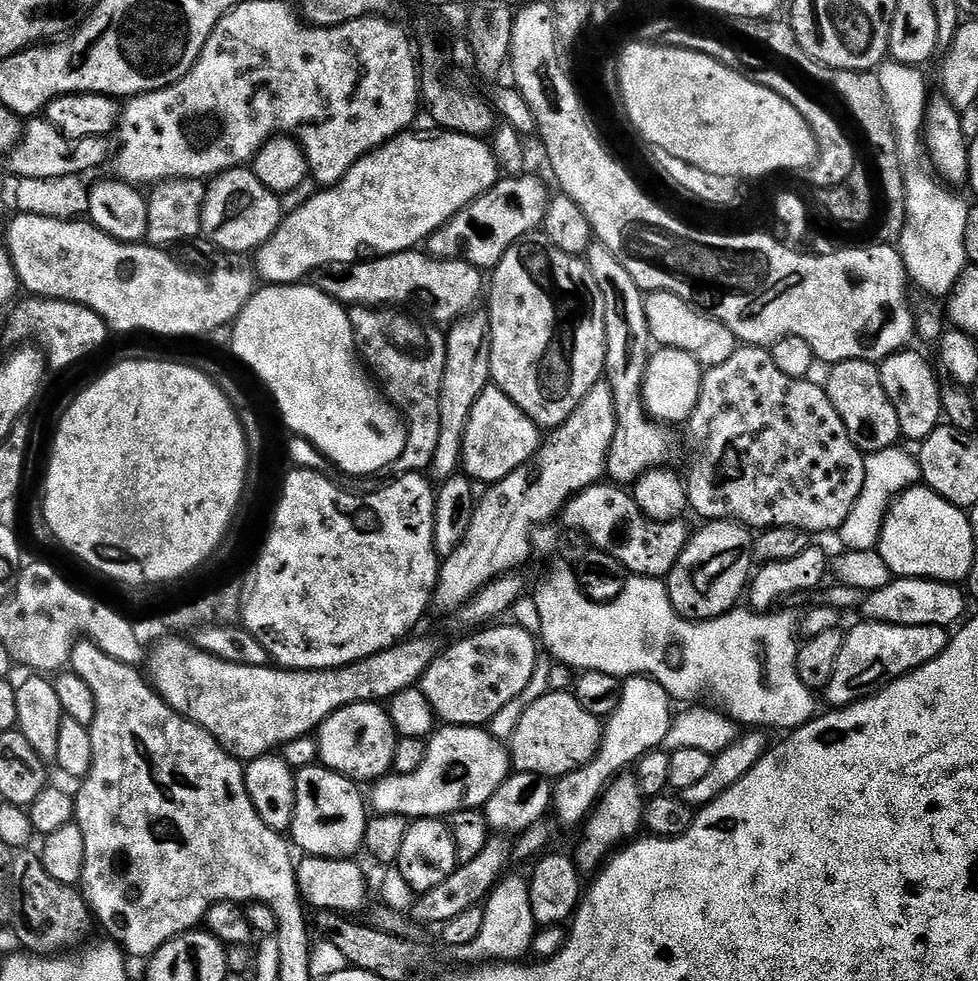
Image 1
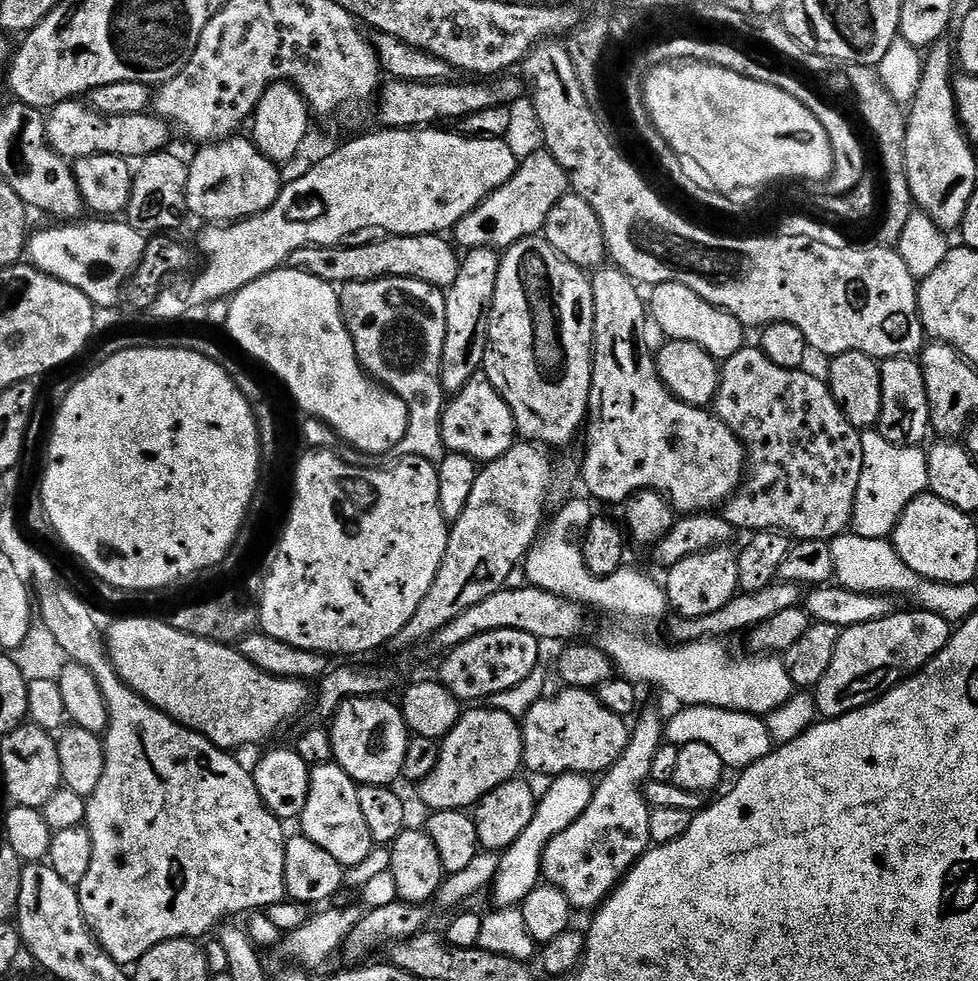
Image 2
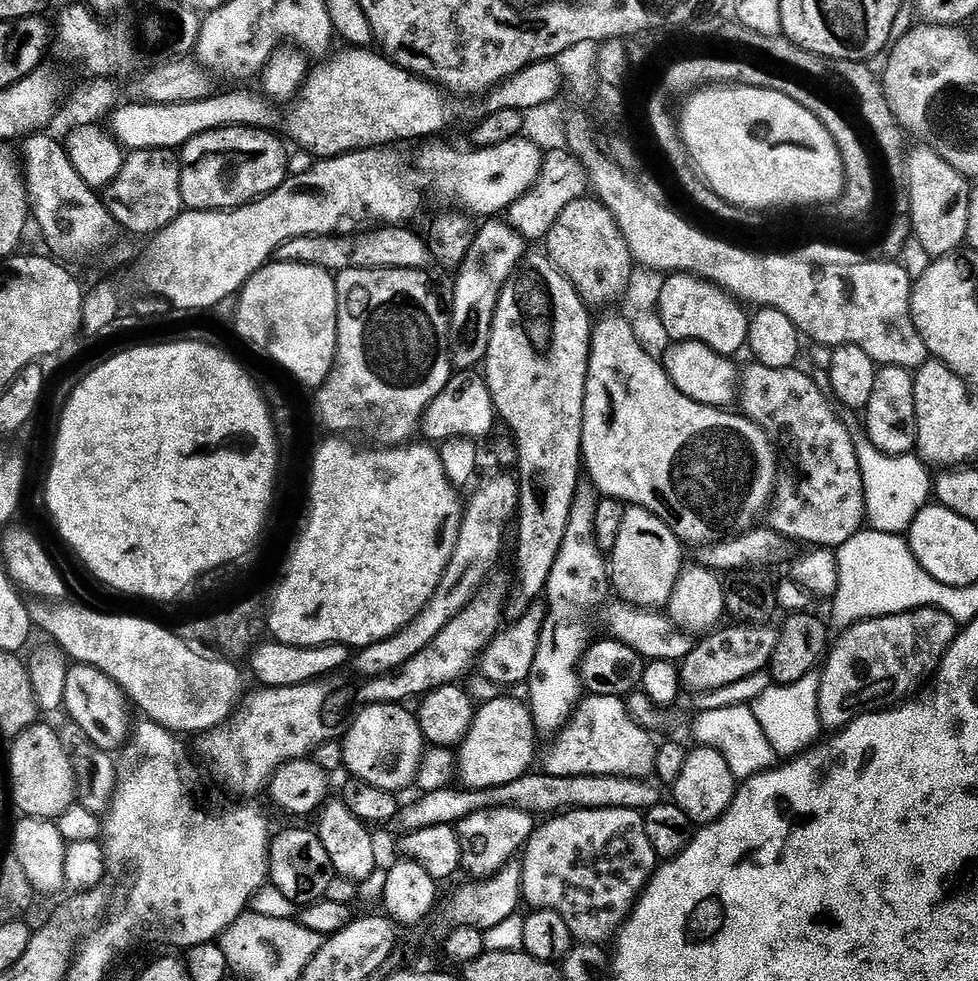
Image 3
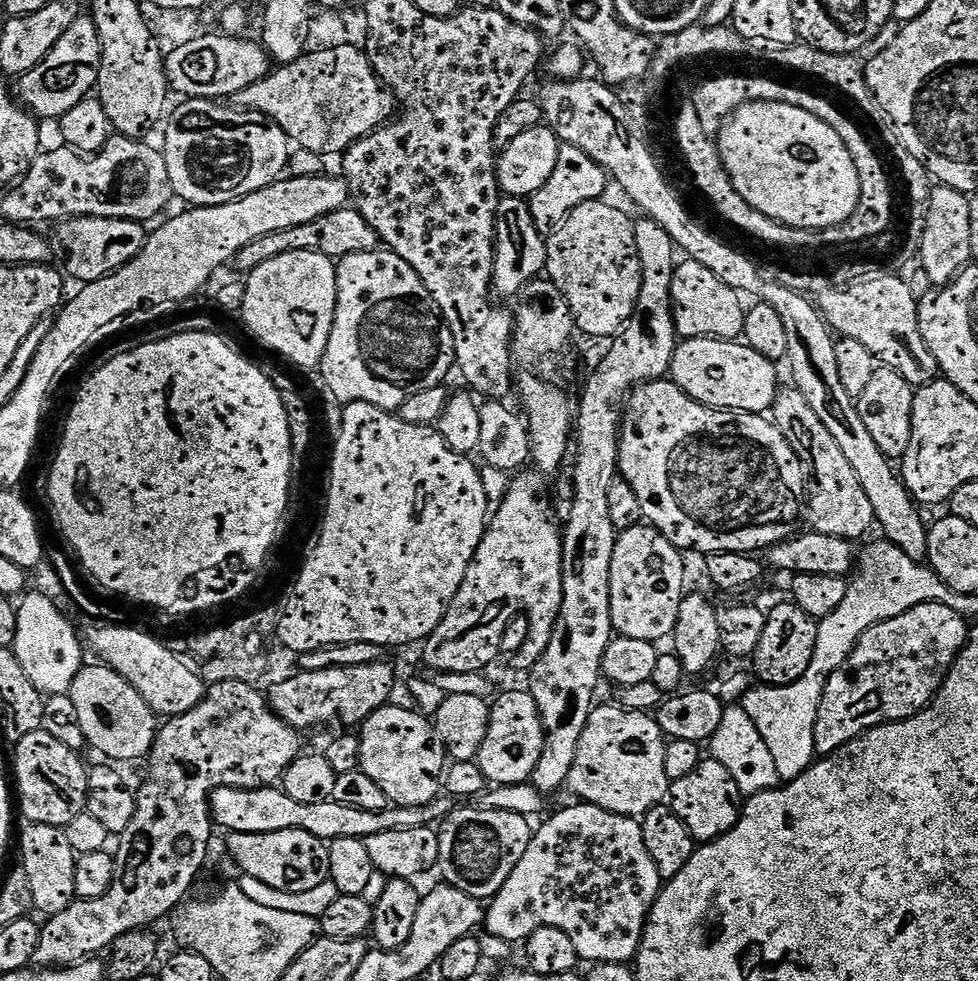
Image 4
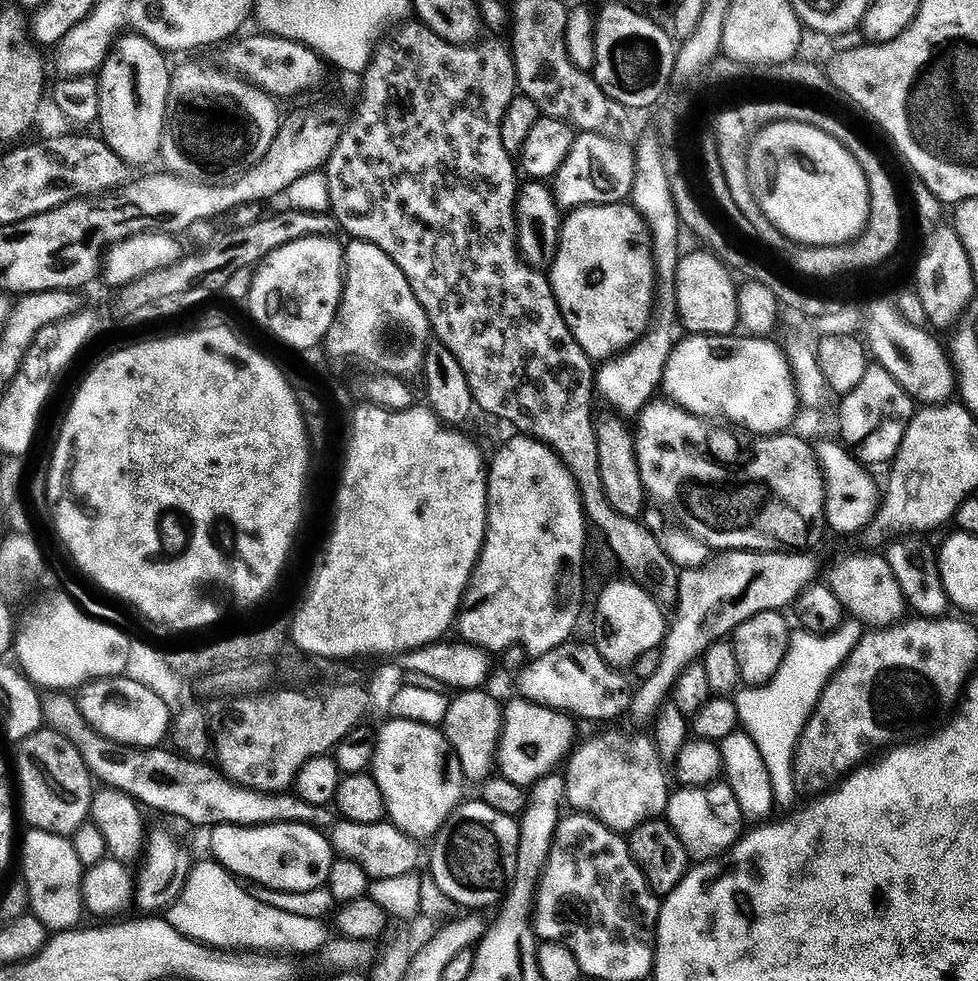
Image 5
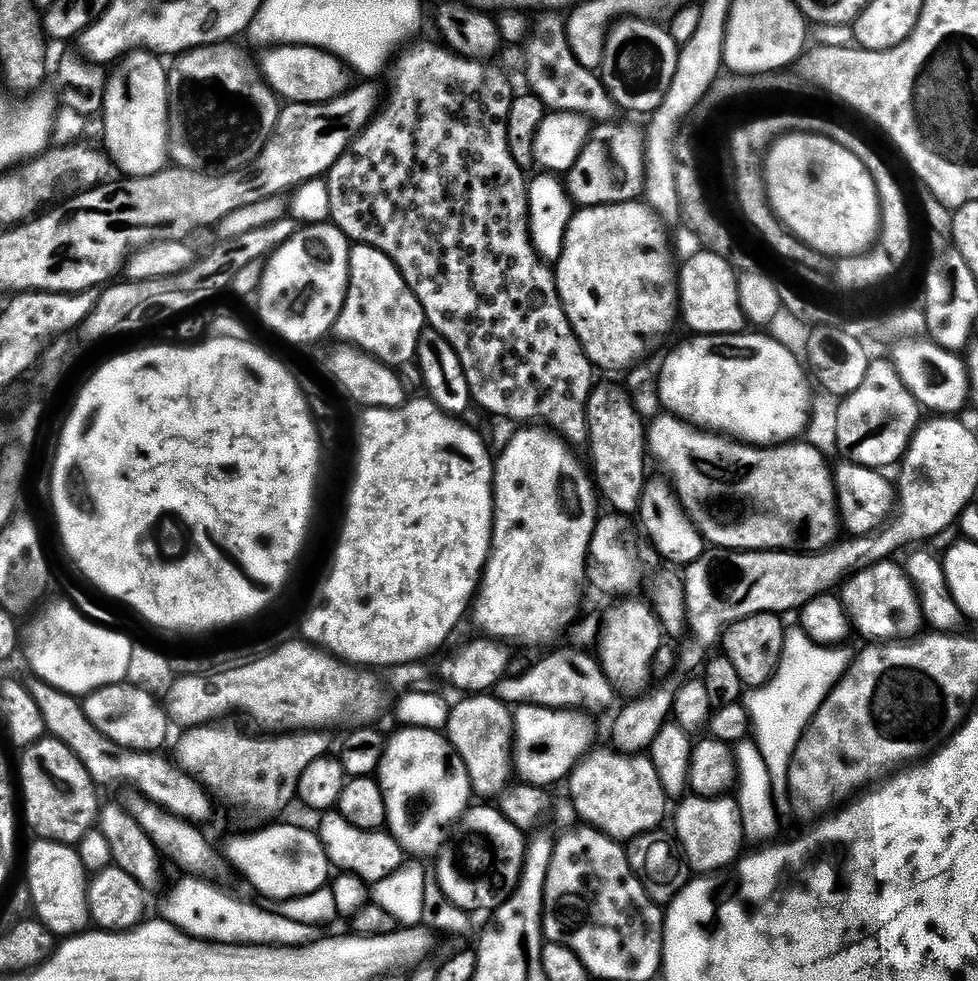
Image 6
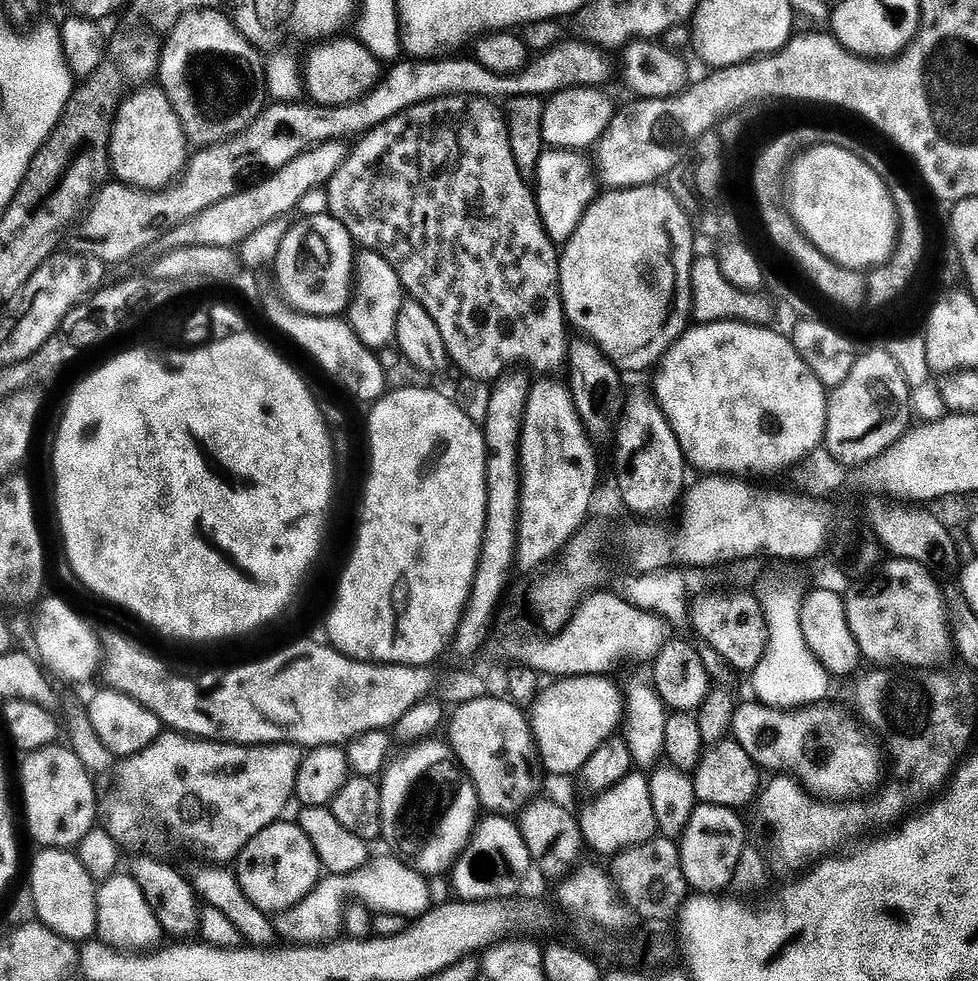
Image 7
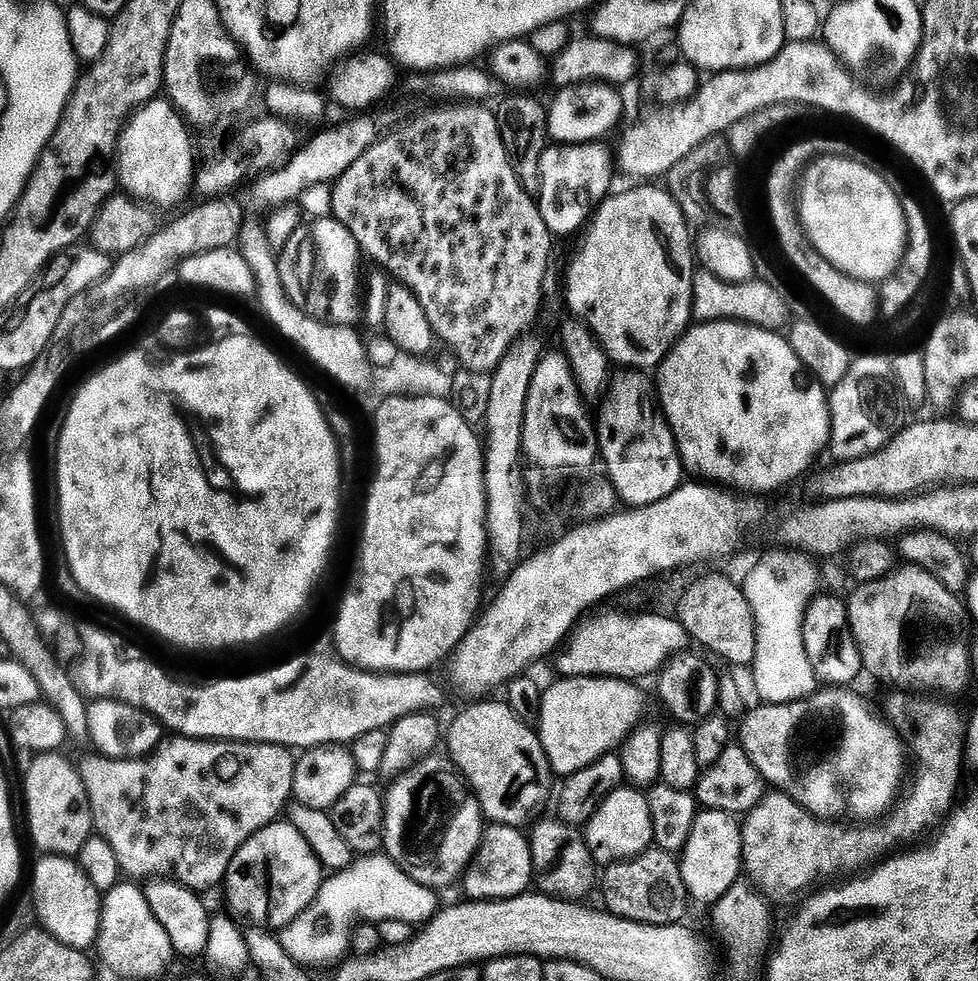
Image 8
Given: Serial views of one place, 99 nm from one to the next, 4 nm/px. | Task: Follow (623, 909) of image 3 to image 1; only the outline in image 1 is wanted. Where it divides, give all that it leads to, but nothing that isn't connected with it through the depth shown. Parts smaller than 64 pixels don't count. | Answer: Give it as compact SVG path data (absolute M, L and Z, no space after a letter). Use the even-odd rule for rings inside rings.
M620 774L609 783L594 811L583 825L584 837L581 838L576 852L574 851L576 867L580 869L581 873L595 873L621 845L631 841L639 833L636 831L641 831L645 803L646 798L640 792L635 775Z

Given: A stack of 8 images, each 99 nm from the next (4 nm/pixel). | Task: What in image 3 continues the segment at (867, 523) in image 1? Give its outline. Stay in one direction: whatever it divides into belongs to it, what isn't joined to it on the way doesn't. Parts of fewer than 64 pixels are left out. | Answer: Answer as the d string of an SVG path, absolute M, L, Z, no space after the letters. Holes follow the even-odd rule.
M842 406L838 415L846 426L855 444L859 468L862 470L864 488L865 515L871 529L877 532L903 535L907 533L914 518L927 507L932 496L934 484L929 469L919 455L908 453L902 456L890 456L878 450L868 438L868 434L859 420L859 411Z

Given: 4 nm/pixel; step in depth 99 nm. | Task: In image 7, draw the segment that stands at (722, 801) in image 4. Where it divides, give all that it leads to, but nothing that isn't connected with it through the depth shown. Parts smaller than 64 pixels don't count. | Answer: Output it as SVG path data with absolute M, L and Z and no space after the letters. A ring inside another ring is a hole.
M700 804L690 818L684 835L679 837L680 861L689 889L700 894L720 894L733 883L735 868L746 847L744 820L735 808Z

